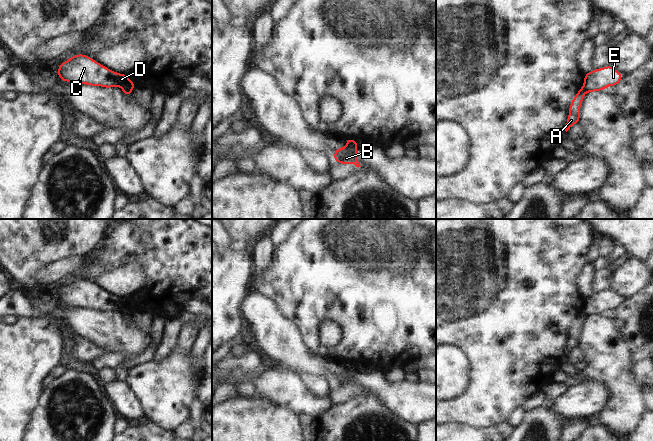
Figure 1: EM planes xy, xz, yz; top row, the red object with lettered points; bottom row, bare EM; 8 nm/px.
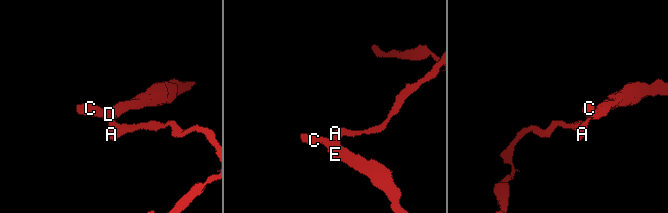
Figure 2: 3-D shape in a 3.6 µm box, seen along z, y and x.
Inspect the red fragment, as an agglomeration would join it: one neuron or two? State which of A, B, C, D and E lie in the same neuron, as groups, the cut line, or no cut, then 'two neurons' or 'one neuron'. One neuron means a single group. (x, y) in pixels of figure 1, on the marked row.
A / B C D E | yz (583, 86), (586, 91) | two neurons

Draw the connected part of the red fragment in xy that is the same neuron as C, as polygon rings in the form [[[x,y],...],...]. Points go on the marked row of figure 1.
[[[85,54],[71,56],[69,60],[62,62],[58,67],[58,78],[65,82],[104,88],[120,86],[134,90],[136,87],[136,84],[128,79],[127,74],[109,70]]]

